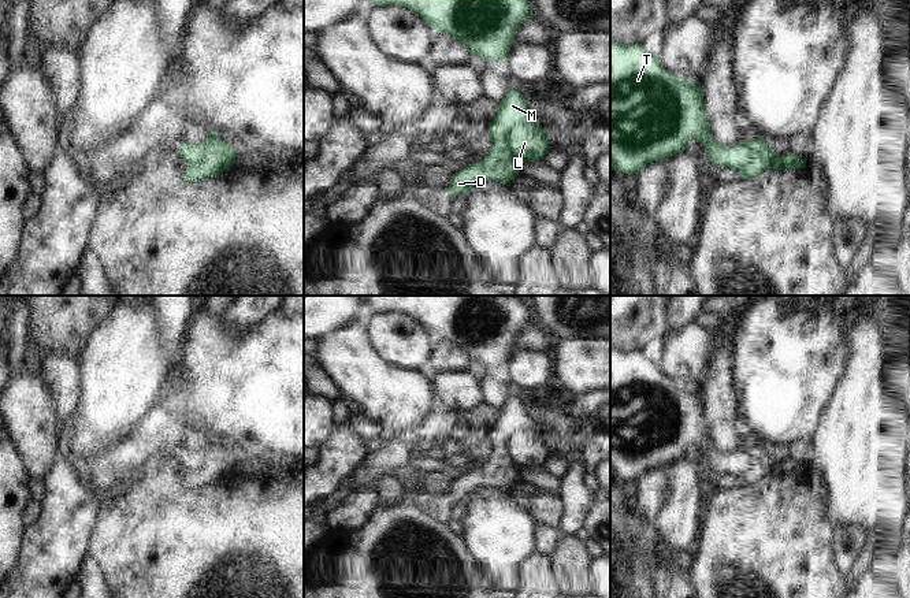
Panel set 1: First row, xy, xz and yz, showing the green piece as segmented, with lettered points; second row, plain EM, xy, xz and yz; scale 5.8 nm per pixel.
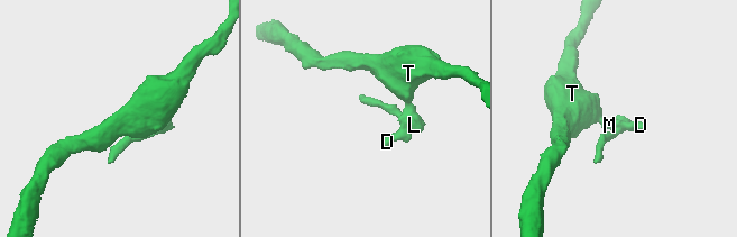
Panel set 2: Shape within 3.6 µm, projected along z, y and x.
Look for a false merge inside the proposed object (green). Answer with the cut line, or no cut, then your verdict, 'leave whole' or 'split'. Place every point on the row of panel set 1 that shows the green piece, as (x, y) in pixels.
cut xz (545, 133), (527, 126), (512, 126), (506, 132), (506, 151); split

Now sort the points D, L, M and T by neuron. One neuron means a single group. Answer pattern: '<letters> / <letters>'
D M T / L

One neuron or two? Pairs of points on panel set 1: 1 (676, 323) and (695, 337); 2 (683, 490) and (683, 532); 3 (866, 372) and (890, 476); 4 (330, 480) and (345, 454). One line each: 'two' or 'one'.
1: two
2: one
3: one
4: one

